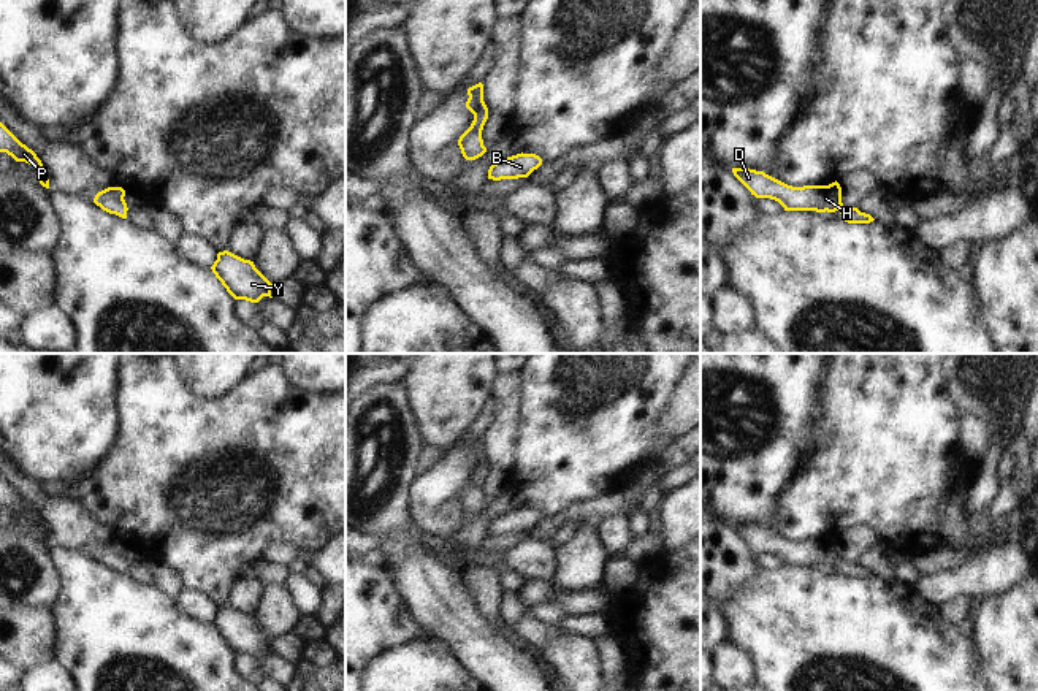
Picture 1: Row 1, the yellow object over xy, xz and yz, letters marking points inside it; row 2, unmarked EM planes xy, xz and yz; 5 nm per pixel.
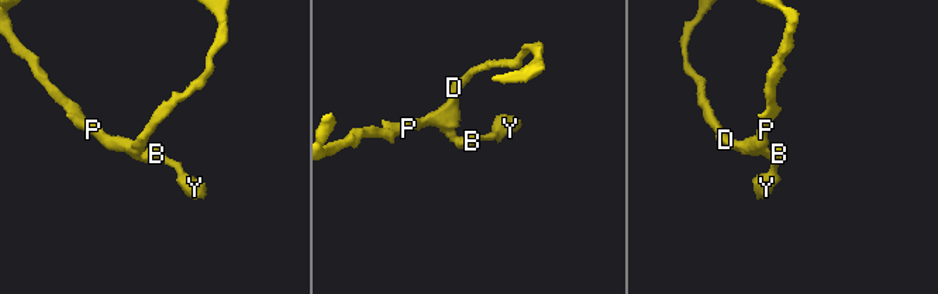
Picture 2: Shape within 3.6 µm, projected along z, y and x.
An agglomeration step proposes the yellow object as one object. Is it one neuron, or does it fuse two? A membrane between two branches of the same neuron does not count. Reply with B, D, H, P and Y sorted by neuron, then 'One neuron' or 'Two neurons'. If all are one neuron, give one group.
Groups: B D H P Y. One neuron

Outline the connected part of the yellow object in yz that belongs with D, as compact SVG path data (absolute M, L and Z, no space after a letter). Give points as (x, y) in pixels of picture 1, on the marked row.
M732 168L732 173L751 195L775 200L784 211L838 211L848 223L870 223L875 220L870 214L861 212L857 208L843 206L841 187L837 181L829 185L792 187L764 171Z

